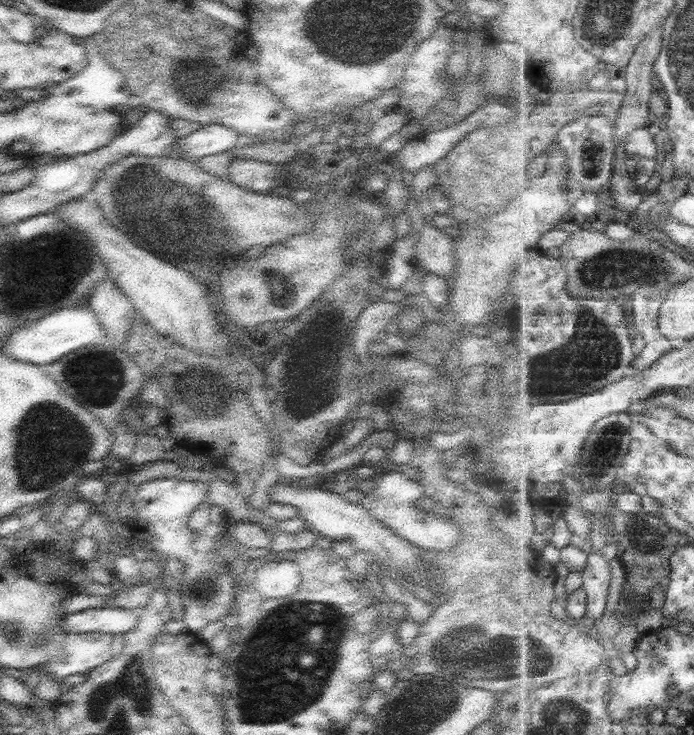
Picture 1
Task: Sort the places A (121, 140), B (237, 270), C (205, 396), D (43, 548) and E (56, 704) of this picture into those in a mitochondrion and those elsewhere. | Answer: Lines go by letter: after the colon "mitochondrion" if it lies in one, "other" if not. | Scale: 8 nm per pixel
A: other
B: mitochondrion
C: mitochondrion
D: other
E: other

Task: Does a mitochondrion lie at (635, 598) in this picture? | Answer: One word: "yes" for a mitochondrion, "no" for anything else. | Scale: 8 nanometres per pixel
yes

